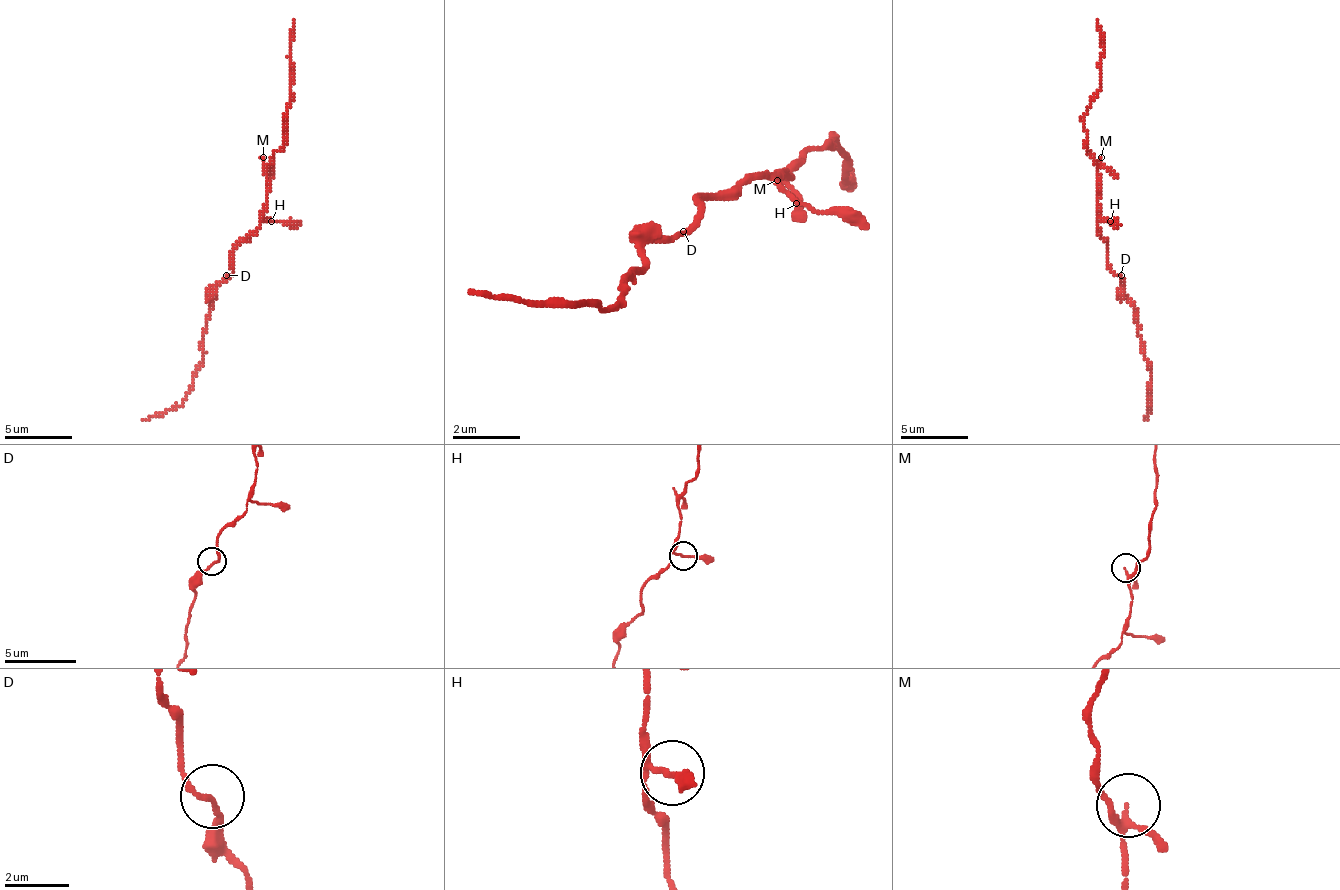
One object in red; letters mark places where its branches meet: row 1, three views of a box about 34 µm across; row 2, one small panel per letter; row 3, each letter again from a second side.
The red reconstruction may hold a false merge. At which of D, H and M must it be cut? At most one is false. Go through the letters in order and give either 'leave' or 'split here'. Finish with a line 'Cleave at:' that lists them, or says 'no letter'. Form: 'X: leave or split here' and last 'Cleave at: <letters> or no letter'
D: leave
H: leave
M: leave
Cleave at: no letter

